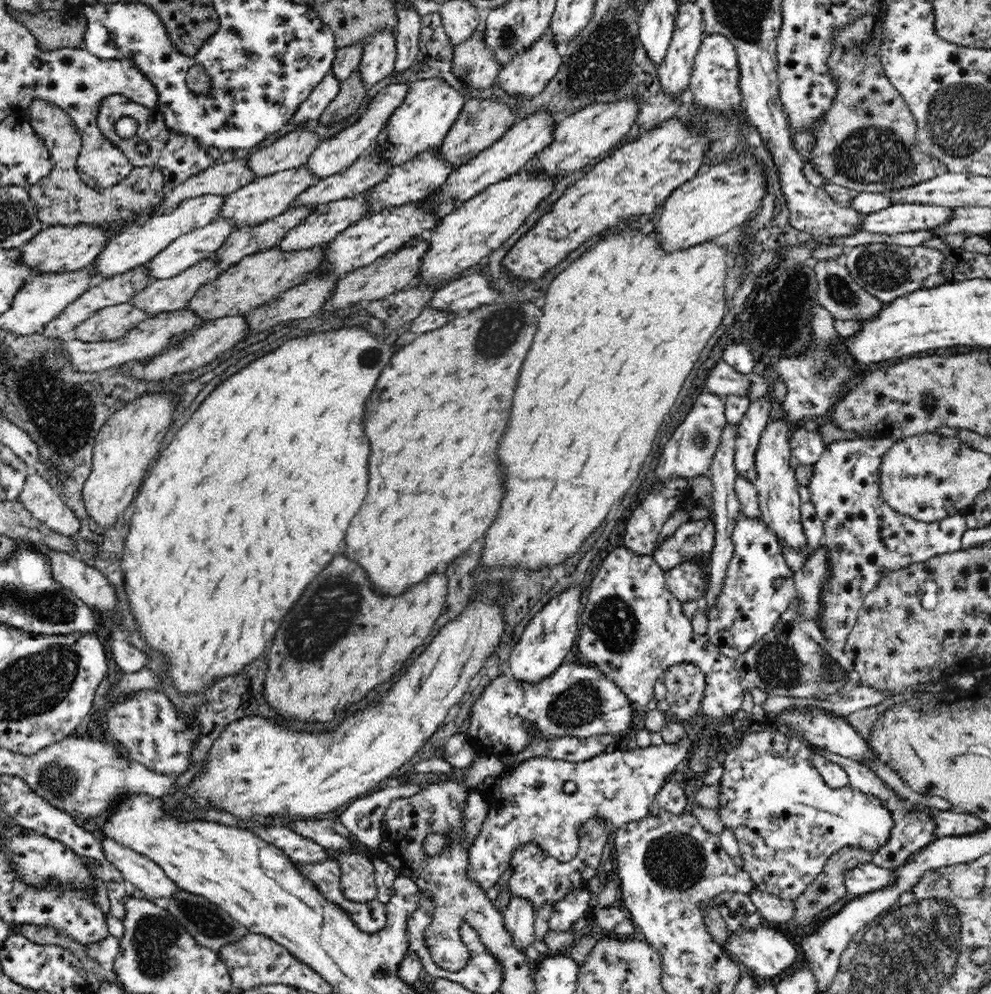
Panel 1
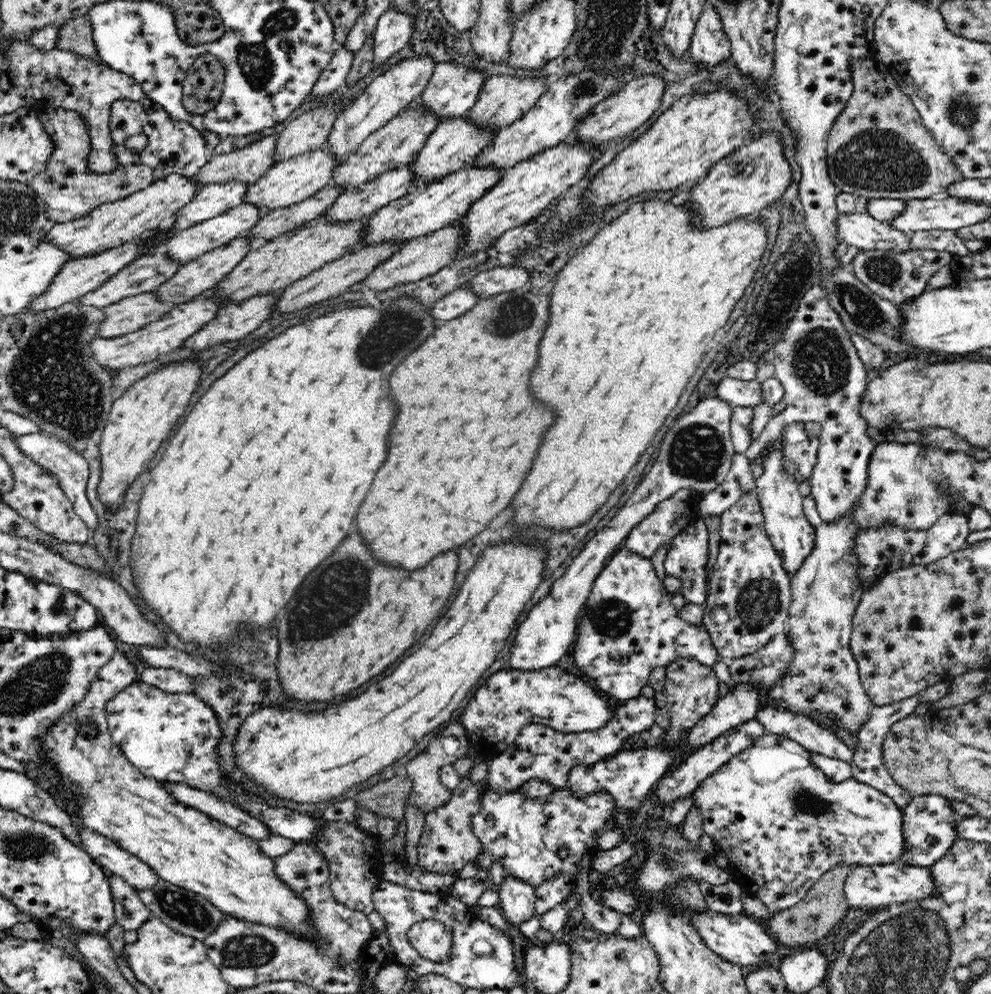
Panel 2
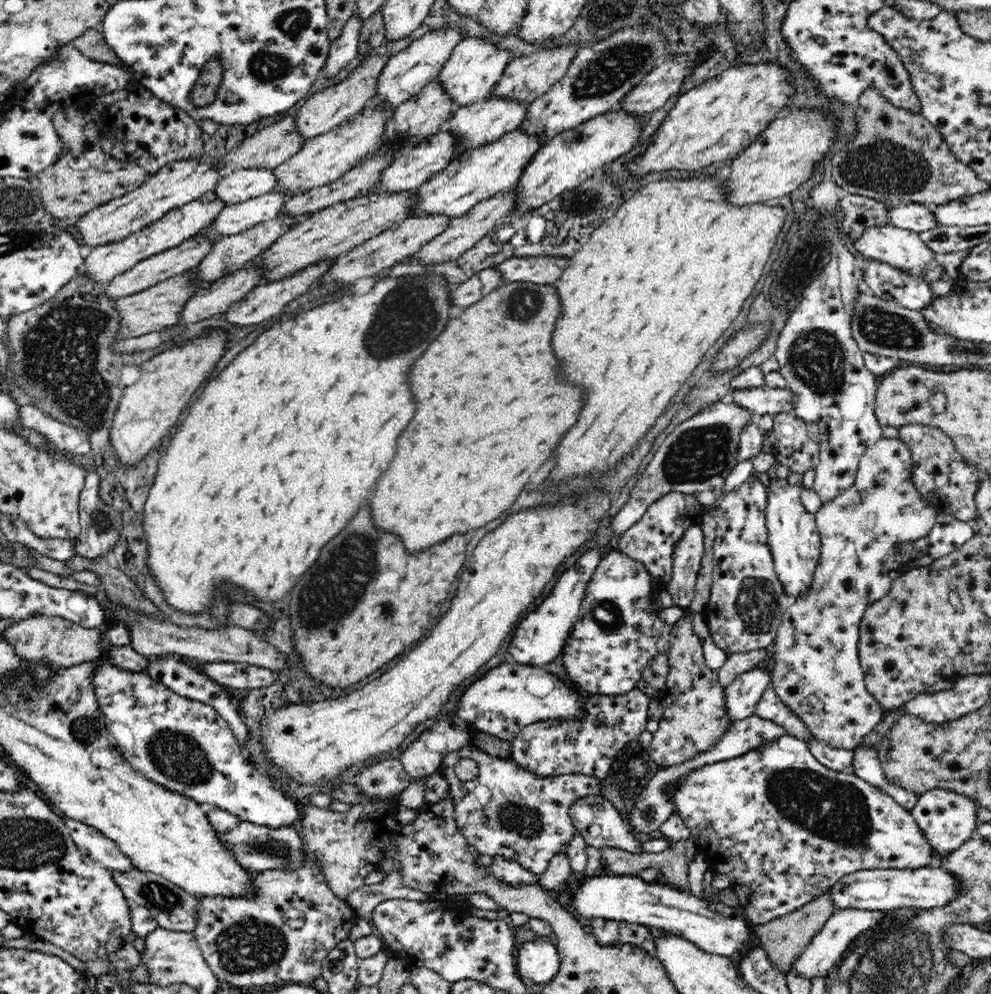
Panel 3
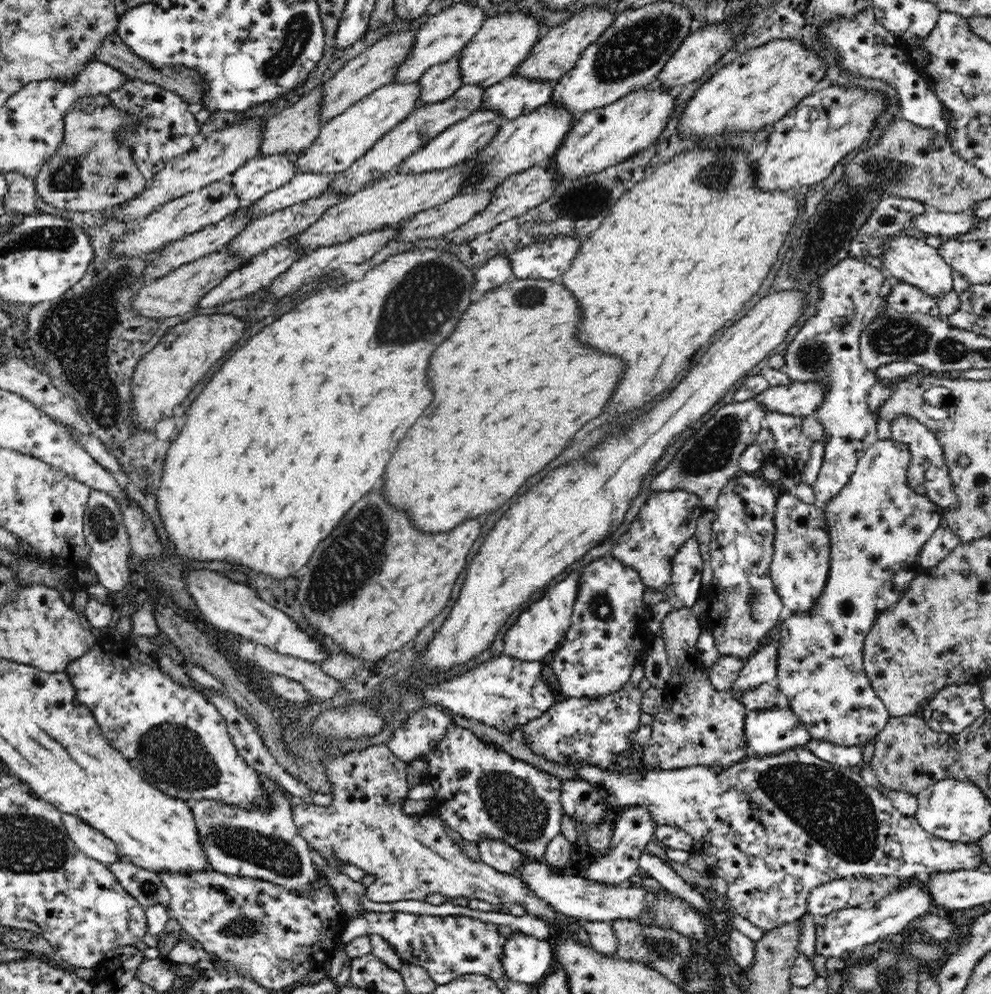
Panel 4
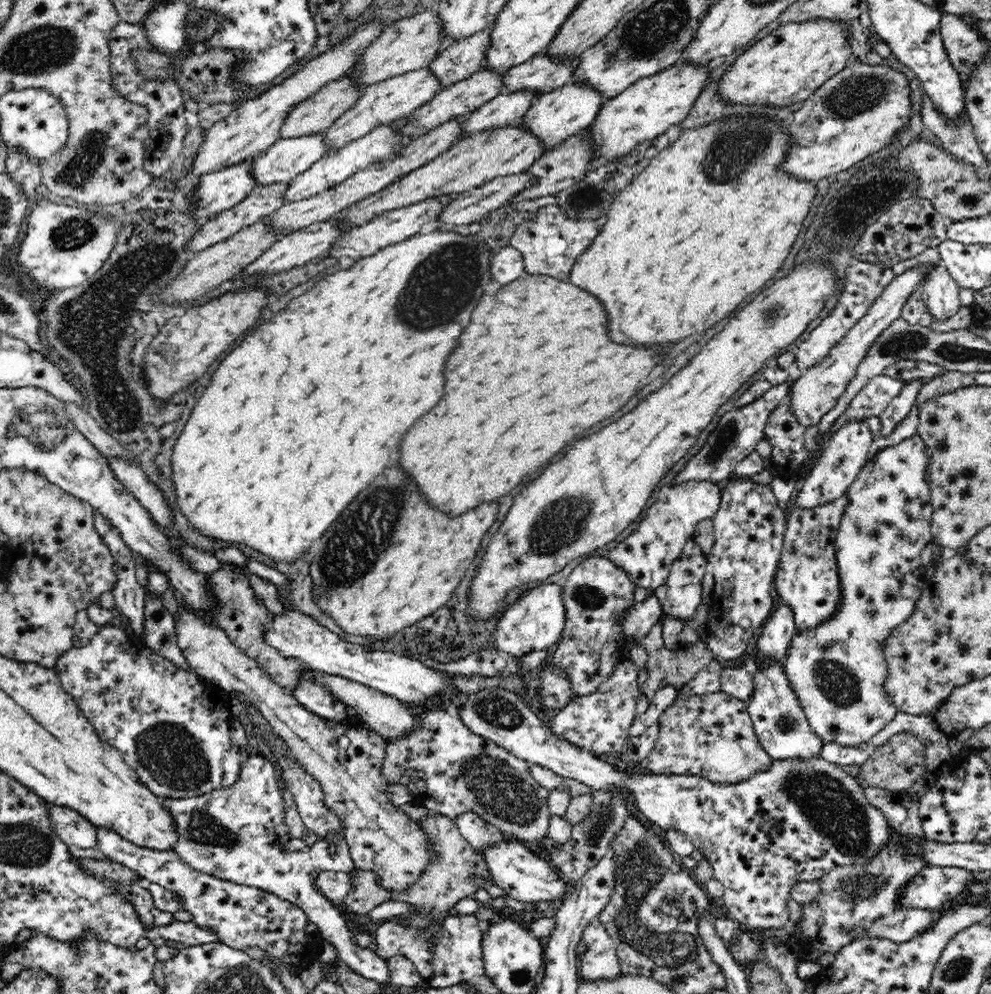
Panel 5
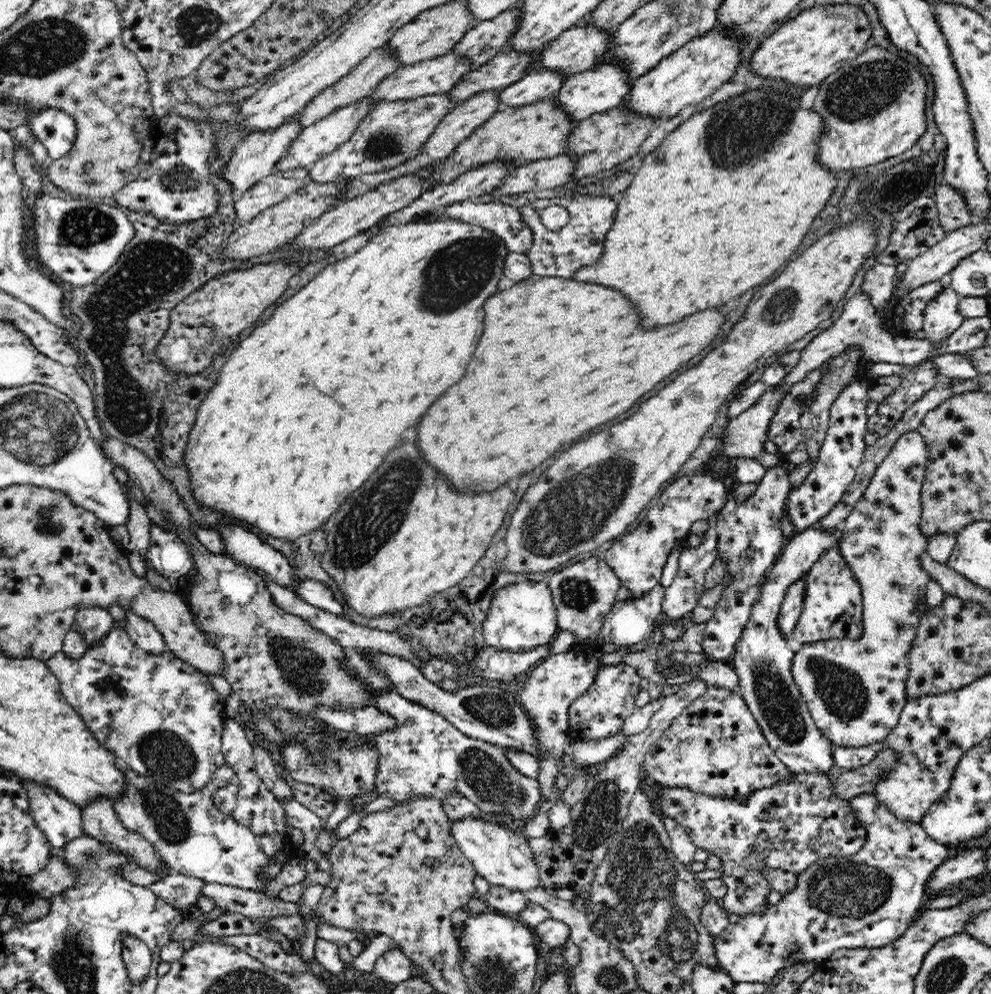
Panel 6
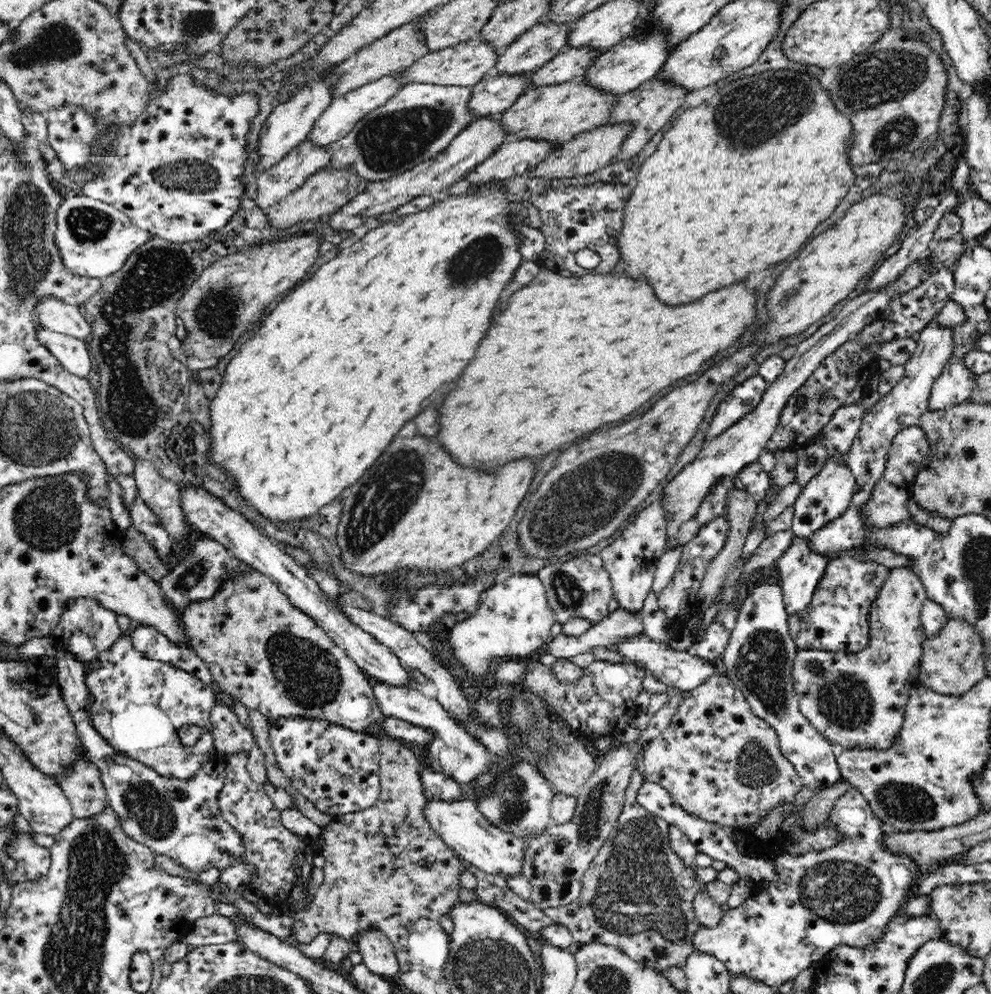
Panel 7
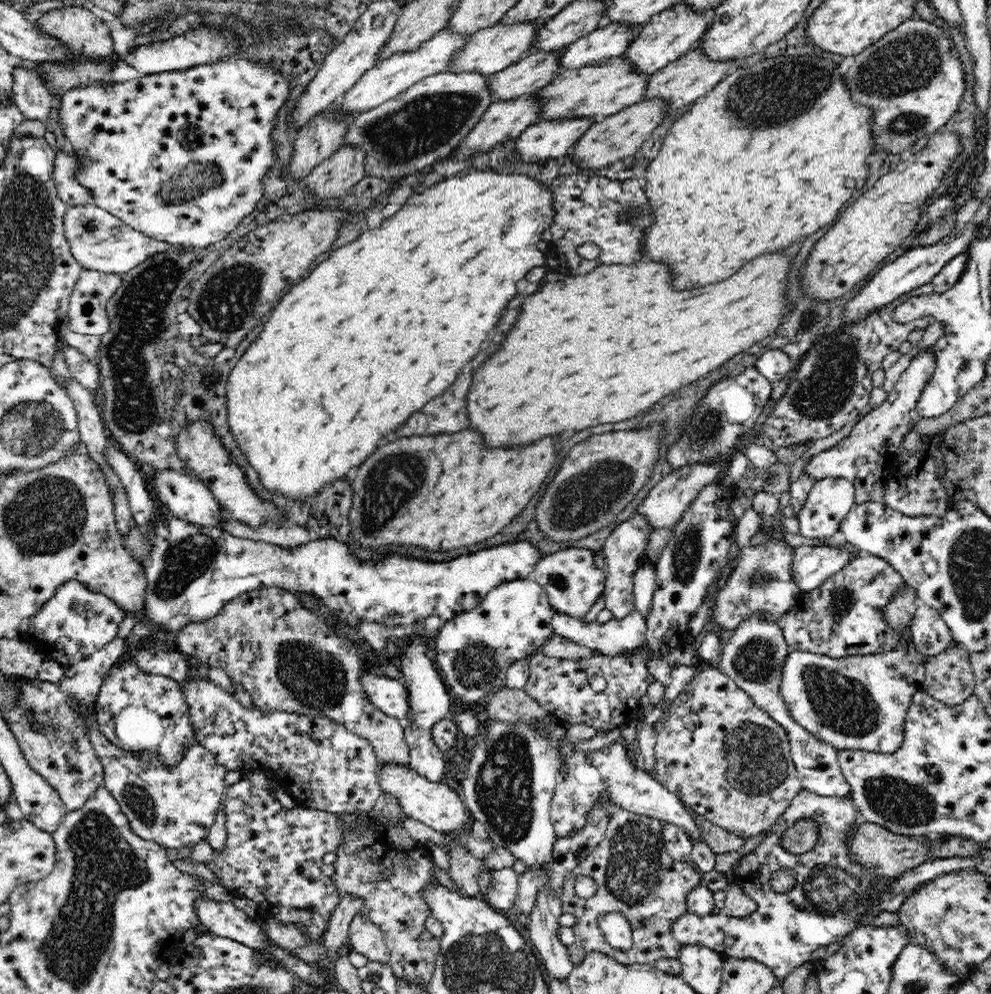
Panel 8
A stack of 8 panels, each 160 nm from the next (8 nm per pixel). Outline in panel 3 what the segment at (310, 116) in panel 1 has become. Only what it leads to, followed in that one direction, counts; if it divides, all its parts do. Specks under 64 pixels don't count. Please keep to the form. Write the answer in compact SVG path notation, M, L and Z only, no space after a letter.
M354 12L350 20L343 26L341 36L332 41L329 57L325 63L326 77L334 77L340 70L346 68L348 64L359 54L360 34L364 24L360 14Z

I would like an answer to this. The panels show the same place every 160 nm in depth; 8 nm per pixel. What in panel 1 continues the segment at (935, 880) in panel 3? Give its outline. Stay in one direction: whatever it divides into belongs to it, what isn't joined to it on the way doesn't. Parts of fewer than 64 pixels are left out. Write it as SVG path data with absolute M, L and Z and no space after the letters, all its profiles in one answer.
M872 862L858 865L845 872L845 887L855 897L882 890L894 883L895 876L892 869L880 868Z

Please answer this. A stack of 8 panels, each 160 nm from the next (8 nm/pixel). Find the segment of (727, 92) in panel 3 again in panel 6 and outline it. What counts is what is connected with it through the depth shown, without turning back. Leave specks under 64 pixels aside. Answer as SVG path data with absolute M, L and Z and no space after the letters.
M816 4L788 19L770 38L766 38L766 42L754 50L750 67L758 77L785 80L787 84L798 86L799 92L803 93L840 70L847 61L862 54L870 36L870 19L860 6Z

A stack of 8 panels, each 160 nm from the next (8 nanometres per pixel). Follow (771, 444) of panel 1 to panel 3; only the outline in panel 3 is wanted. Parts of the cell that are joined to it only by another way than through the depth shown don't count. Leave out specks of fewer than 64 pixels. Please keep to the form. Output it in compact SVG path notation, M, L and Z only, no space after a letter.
M772 474L764 479L768 485L766 525L774 570L788 597L801 597L810 590L810 584L814 582L814 571L820 558L822 538L815 515L823 502L813 488L792 486L788 479Z

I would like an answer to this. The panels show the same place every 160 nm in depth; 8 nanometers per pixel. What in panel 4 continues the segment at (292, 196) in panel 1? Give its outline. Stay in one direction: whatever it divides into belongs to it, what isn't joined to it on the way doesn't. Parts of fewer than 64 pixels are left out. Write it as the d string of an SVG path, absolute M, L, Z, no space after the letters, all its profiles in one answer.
M418 80L390 82L374 90L354 106L348 107L343 114L322 124L320 134L313 140L312 146L297 158L296 173L326 172L328 175L336 175L347 170L366 154L383 134L390 132L418 107L418 98L422 98L421 83Z

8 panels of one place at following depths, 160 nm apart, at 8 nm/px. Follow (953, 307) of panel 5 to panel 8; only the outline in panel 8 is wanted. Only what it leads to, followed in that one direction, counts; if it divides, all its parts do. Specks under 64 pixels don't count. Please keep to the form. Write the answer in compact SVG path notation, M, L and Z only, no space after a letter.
M928 348L914 357L898 379L895 389L888 393L886 400L858 419L851 433L838 444L814 455L805 464L802 475L812 477L815 481L828 477L846 478L852 484L856 505L863 502L884 502L890 476L890 461L900 450L903 436L908 434L909 426L921 418L916 413L916 402L926 382L934 374L934 368L936 357L932 349Z

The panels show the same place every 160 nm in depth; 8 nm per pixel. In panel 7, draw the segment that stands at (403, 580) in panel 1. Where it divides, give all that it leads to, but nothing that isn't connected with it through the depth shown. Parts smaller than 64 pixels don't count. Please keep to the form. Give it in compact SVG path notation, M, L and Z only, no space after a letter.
M542 268L530 284L516 290L508 298L506 308L500 308L494 314L494 326L488 330L486 338L482 340L482 346L478 348L478 354L474 356L470 366L466 366L458 386L452 392L448 392L448 396L444 398L446 406L440 406L438 440L464 466L490 466L490 470L498 470L498 466L504 466L506 462L510 462L510 458L544 456L544 454L556 450L558 446L566 444L566 442L572 442L574 438L582 436L584 432L590 432L590 430L594 430L594 428L598 428L602 424L626 418L636 408L646 404L652 396L666 390L670 386L670 380L674 382L674 380L678 380L682 376L690 376L690 374L698 372L704 362L714 358L714 354L718 354L720 350L726 350L726 348L732 346L744 334L746 326L750 326L752 322L756 322L756 292L746 290L746 286L742 282L732 284L732 286L722 288L722 290L716 290L716 292L710 292L704 298L700 298L700 300L696 300L692 304L666 306L654 296L650 284L646 284L642 280L634 282L624 274L614 274L612 272L612 274L586 274L582 278L564 278L564 276L558 274L558 271L554 272L551 269Z

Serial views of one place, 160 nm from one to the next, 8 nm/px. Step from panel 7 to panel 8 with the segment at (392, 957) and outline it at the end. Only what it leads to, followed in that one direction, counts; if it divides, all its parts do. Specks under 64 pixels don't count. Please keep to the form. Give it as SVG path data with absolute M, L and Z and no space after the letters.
M356 914L348 930L348 945L351 950L365 956L370 962L389 964L390 953L384 933L367 916Z

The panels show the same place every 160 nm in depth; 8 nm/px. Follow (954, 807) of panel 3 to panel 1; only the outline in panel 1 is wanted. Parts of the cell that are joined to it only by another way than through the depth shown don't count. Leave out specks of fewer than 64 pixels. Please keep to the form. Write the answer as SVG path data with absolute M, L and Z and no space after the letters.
M916 803L911 810L906 812L900 822L893 824L890 831L889 841L883 847L880 847L872 855L871 862L880 868L896 869L899 866L906 865L912 860L914 854L921 852L930 841L937 836L936 819L933 818L933 809L926 806L925 803Z

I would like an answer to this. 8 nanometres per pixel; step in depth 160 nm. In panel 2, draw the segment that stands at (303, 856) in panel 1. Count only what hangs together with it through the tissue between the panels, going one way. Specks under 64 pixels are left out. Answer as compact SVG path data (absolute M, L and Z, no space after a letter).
M160 783L178 802L184 803L185 806L192 806L204 814L209 814L210 818L214 818L250 838L262 840L272 833L264 822L250 816L250 813L246 813L244 809L240 809L231 802L224 802L221 798L215 798L206 791L192 789L182 783Z

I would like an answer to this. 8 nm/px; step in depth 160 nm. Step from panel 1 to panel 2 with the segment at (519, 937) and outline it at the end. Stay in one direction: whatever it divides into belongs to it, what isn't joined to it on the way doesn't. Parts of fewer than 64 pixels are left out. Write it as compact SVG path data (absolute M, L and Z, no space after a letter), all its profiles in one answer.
M513 876L500 882L499 906L503 918L514 926L535 916L535 888Z

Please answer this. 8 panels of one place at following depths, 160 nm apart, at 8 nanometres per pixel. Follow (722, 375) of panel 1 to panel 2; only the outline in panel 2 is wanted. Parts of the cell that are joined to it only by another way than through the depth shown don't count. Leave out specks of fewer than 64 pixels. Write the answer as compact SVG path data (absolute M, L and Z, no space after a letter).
M727 375L718 384L716 392L720 399L730 403L732 407L754 408L762 402L761 384L754 379L746 381Z

